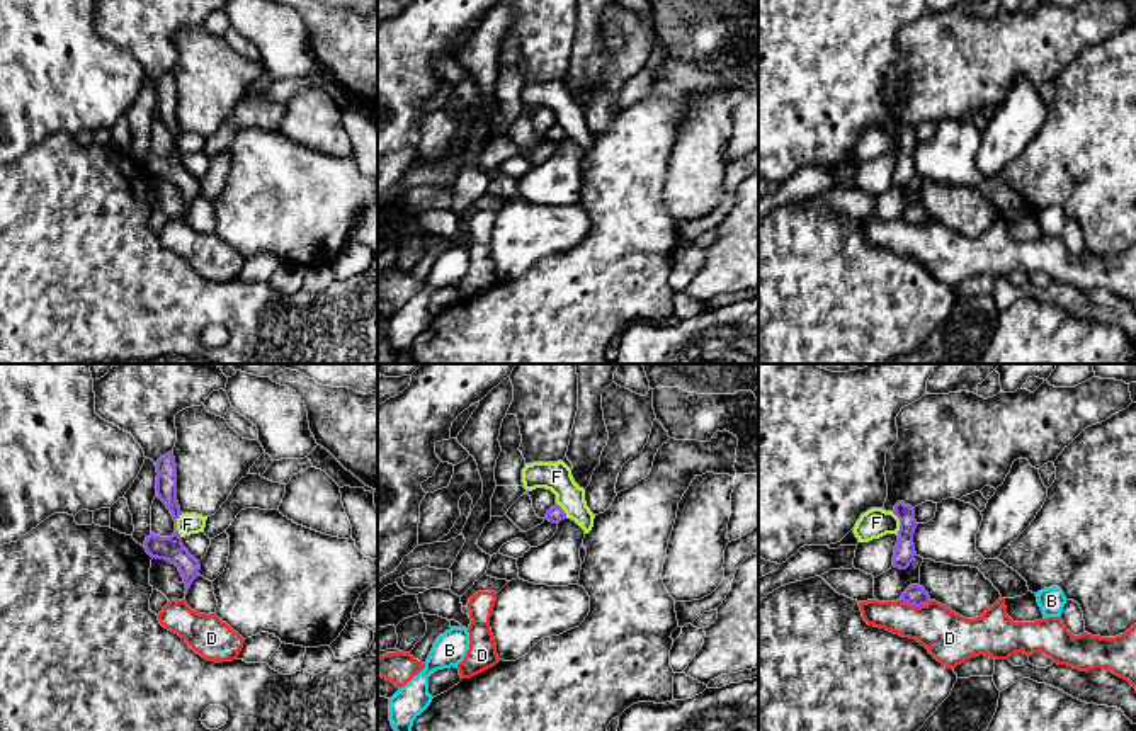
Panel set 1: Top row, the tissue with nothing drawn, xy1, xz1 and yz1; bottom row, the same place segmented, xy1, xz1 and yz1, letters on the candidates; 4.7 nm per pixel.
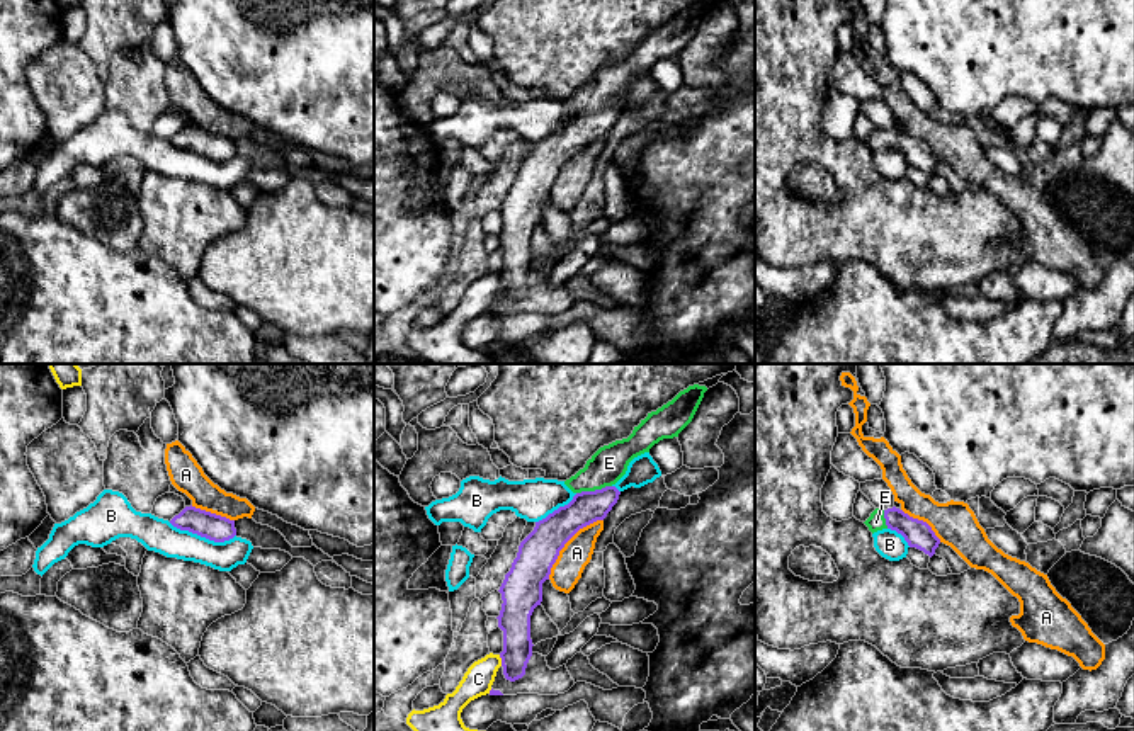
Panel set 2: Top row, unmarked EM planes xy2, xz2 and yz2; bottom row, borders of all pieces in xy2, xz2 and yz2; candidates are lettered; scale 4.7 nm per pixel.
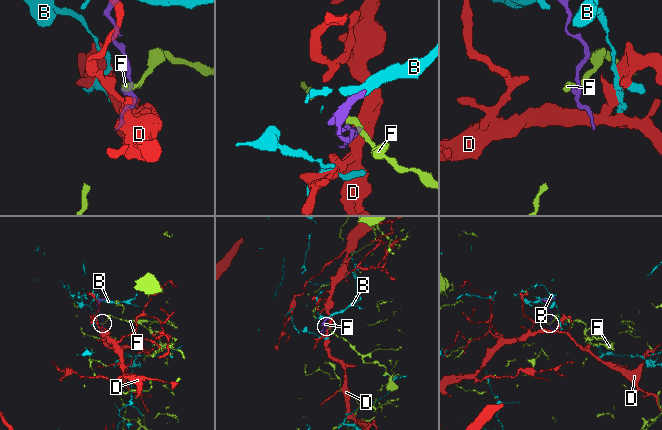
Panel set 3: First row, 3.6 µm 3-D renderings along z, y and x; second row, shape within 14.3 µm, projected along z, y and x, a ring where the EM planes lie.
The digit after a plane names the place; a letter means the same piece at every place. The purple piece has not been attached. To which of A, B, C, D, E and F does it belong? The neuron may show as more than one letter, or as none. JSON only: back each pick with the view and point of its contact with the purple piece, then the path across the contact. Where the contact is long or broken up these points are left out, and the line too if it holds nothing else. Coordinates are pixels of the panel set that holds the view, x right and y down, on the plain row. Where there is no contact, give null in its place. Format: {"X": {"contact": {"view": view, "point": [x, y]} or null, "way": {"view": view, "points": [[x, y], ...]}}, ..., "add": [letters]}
{"E": {"contact": {"view": "xz2", "point": [595, 109]}, "way": {"view": "xz2", "points": [[587, 126], [594, 119], [595, 109], [595, 97], [609, 82]]}}, "add": ["E"]}

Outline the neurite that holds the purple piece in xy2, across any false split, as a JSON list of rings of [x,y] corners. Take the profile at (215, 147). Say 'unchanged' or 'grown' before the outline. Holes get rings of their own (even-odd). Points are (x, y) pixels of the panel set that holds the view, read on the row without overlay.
unchanged; [[[192,124],[175,134],[170,143],[180,150],[189,150],[214,162],[224,162],[236,155],[235,139]]]

